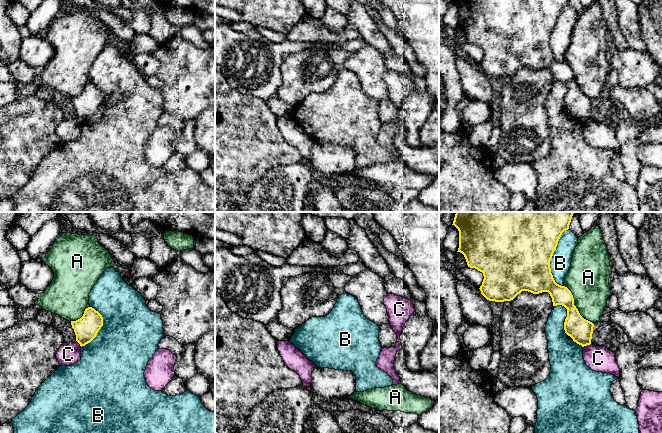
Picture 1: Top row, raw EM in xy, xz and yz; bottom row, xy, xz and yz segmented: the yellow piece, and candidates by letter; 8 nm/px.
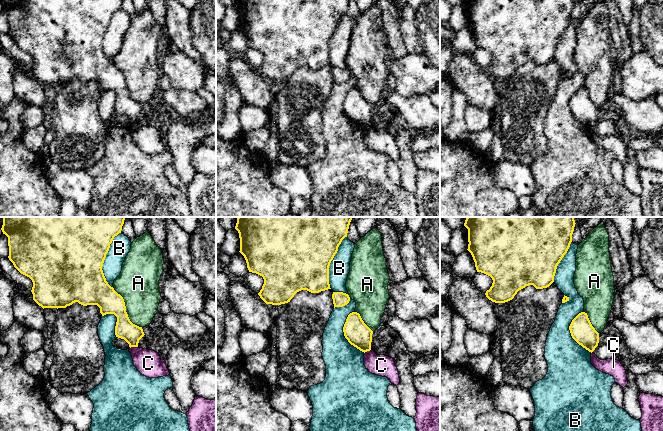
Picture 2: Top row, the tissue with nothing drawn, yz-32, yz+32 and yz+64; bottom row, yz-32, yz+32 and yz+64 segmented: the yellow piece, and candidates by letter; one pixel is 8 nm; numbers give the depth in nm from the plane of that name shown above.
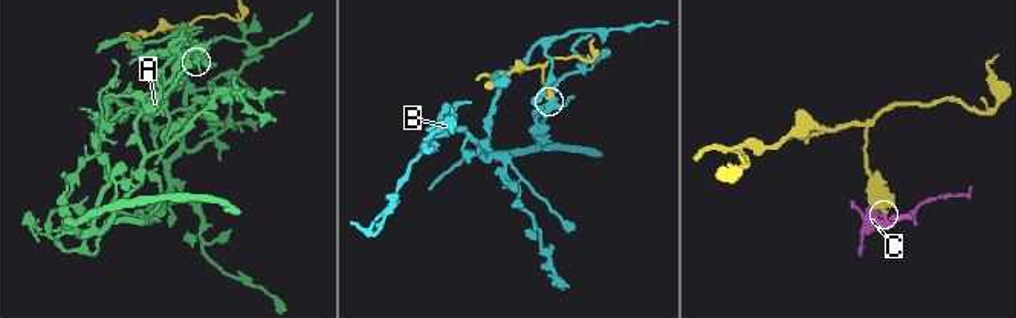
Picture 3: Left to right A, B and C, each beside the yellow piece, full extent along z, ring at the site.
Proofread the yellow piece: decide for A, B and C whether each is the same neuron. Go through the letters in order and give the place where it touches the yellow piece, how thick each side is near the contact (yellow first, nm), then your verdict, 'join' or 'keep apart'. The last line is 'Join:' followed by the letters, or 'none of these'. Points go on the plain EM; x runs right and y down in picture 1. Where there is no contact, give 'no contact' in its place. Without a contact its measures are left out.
A: meets yellow in yz at (575, 82); 190 nm thick on the yellow side, 340 nm on the other; keep apart
B: meets yellow in yz at (551, 33); 500 nm thick on the yellow side, 160 nm on the other; keep apart
C: meets yellow in yz at (586, 121); 190 nm thick on the yellow side, 200 nm on the other; keep apart
Join: none of these

